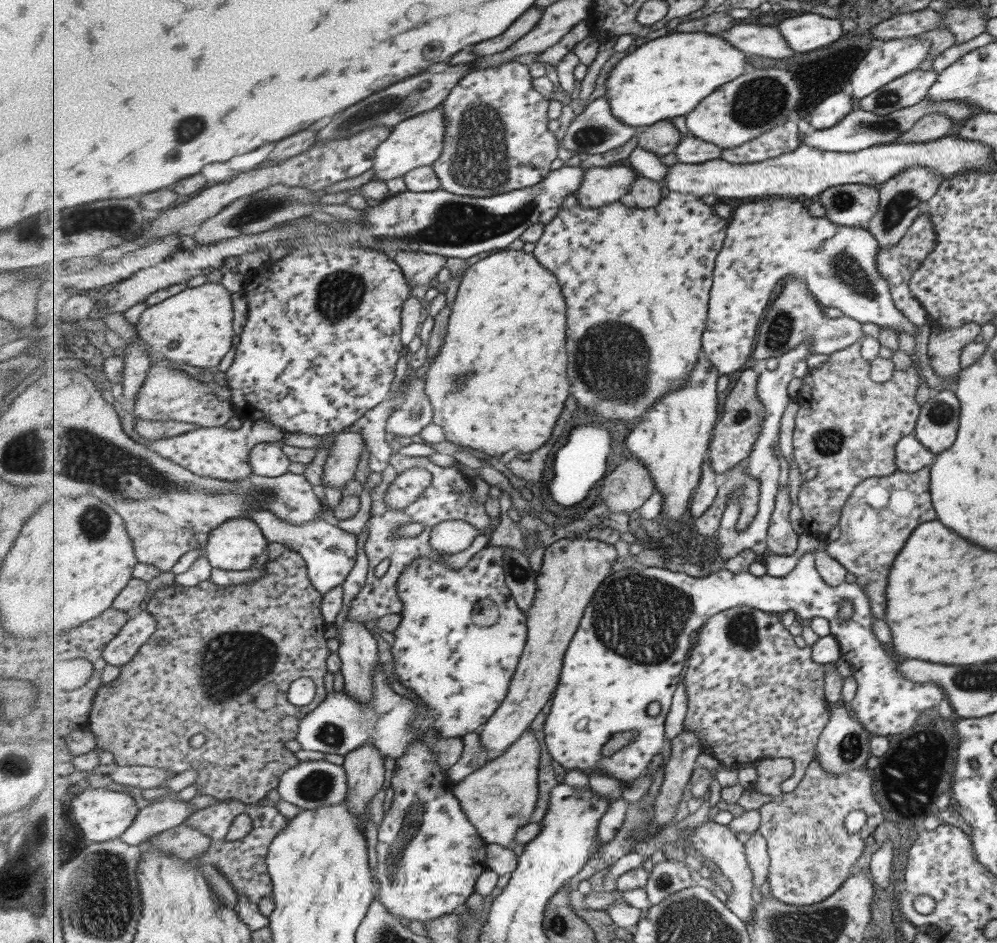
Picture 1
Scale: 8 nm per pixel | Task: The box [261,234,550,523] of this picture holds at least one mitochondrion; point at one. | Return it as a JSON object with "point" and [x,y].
{"point":[339,295]}

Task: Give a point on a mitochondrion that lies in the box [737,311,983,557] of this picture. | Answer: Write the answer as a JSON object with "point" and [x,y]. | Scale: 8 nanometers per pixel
{"point":[827,442]}

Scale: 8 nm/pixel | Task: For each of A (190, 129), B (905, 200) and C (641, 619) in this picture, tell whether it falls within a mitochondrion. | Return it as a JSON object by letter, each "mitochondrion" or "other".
{"A":"mitochondrion","B":"mitochondrion","C":"mitochondrion"}

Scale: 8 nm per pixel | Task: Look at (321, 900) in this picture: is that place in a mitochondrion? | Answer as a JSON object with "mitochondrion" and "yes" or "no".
{"mitochondrion":"no"}

